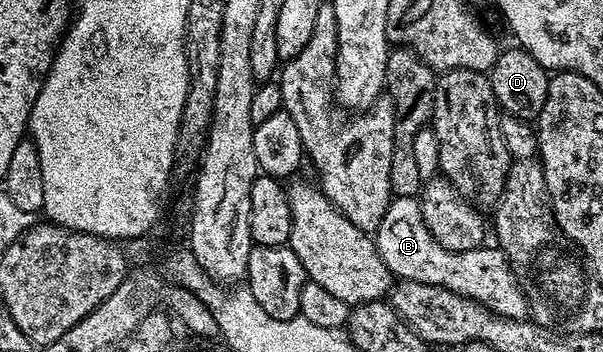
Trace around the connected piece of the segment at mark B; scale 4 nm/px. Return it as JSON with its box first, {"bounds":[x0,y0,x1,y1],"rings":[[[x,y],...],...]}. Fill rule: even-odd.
{"bounds":[375,196,529,319],"rings":[[[399,196],[389,201],[387,214],[379,222],[375,233],[377,253],[394,277],[415,282],[443,286],[460,296],[482,304],[497,316],[522,319],[529,311],[529,303],[519,286],[517,276],[504,252],[496,246],[482,246],[466,252],[443,250],[433,240],[431,230],[423,222],[420,203],[411,196]]]}

